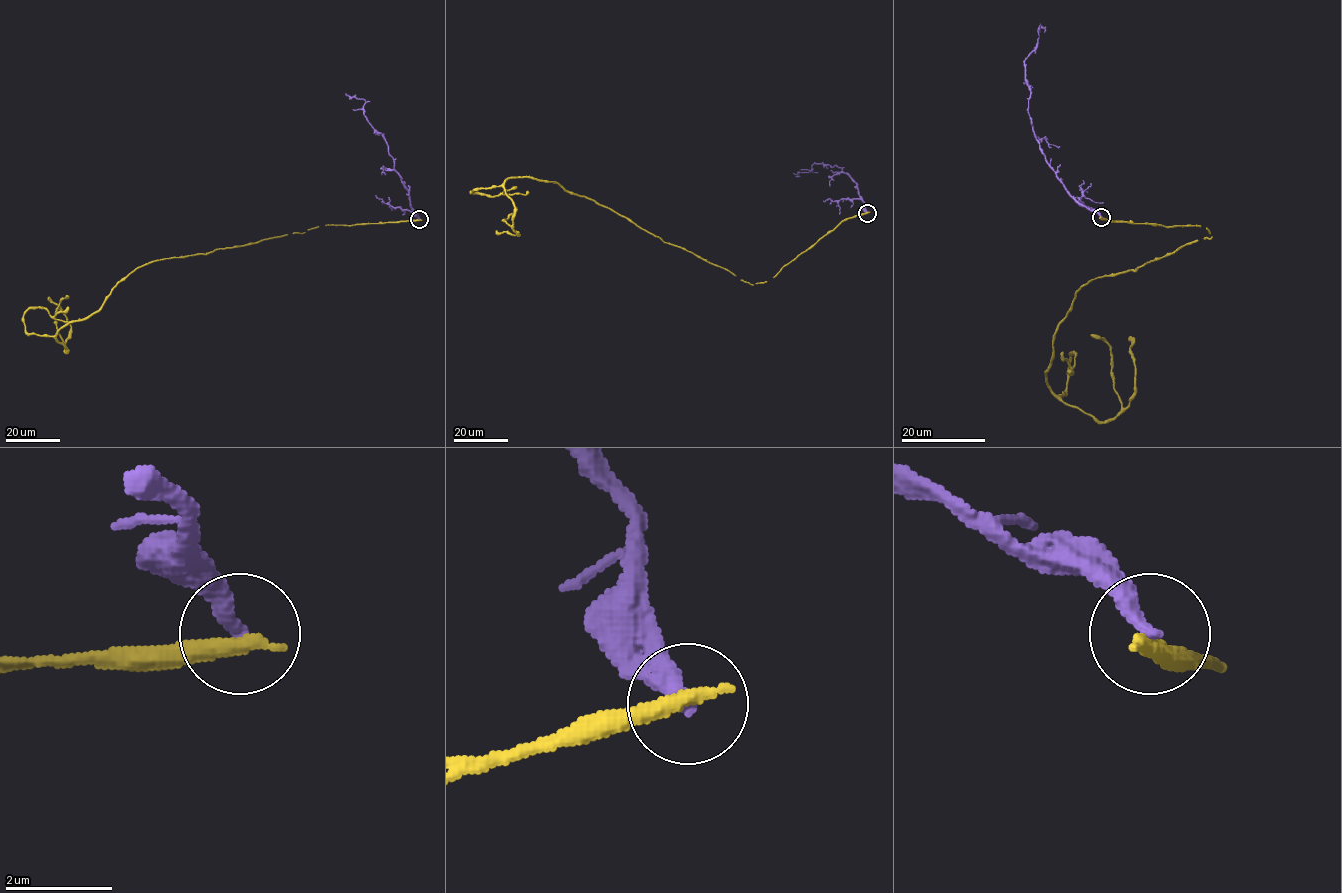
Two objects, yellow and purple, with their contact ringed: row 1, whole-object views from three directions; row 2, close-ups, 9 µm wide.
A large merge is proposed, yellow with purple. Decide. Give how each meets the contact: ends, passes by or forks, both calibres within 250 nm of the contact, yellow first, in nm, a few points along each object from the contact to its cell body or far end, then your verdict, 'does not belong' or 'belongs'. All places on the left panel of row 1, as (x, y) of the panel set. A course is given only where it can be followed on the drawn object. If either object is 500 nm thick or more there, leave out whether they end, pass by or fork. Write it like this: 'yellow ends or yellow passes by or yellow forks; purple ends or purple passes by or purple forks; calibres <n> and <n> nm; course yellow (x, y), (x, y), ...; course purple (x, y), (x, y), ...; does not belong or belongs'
yellow ends; purple ends; calibres 360 and 300 nm; course yellow (419, 219), (326, 225), (150, 261), (98, 310), (60, 328), (65, 353), (55, 311), (67, 295); course purple (419, 219), (411, 206), (407, 189), (394, 168), (384, 136), (364, 114), (365, 101), (345, 93); does not belong

